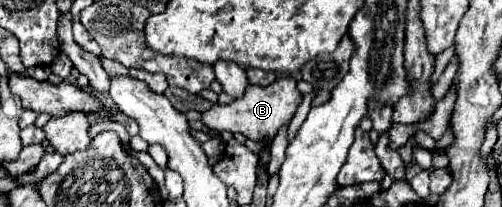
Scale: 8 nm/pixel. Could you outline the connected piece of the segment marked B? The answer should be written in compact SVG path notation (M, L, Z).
M278 77L272 85L260 87L260 85L248 85L242 99L232 101L230 105L214 105L206 113L202 113L202 121L216 131L232 131L232 133L244 133L252 141L272 141L280 127L288 125L294 117L298 105L302 103L302 93L296 89L294 77Z

